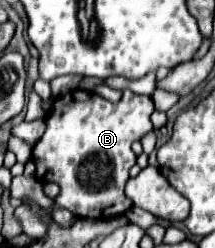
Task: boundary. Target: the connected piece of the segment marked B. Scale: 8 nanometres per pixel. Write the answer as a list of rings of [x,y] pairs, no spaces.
[[[129,89],[123,91],[123,97],[119,103],[111,103],[91,91],[71,91],[67,95],[61,95],[55,99],[53,109],[47,113],[45,123],[47,129],[43,137],[33,147],[33,163],[35,163],[35,179],[41,183],[53,181],[59,185],[59,195],[55,197],[55,209],[69,209],[75,217],[81,219],[101,219],[101,217],[113,217],[123,215],[133,207],[133,201],[125,197],[123,189],[129,179],[129,169],[135,165],[135,153],[131,149],[133,141],[147,135],[151,125],[151,113],[153,113],[153,101],[151,97],[137,95]]]

